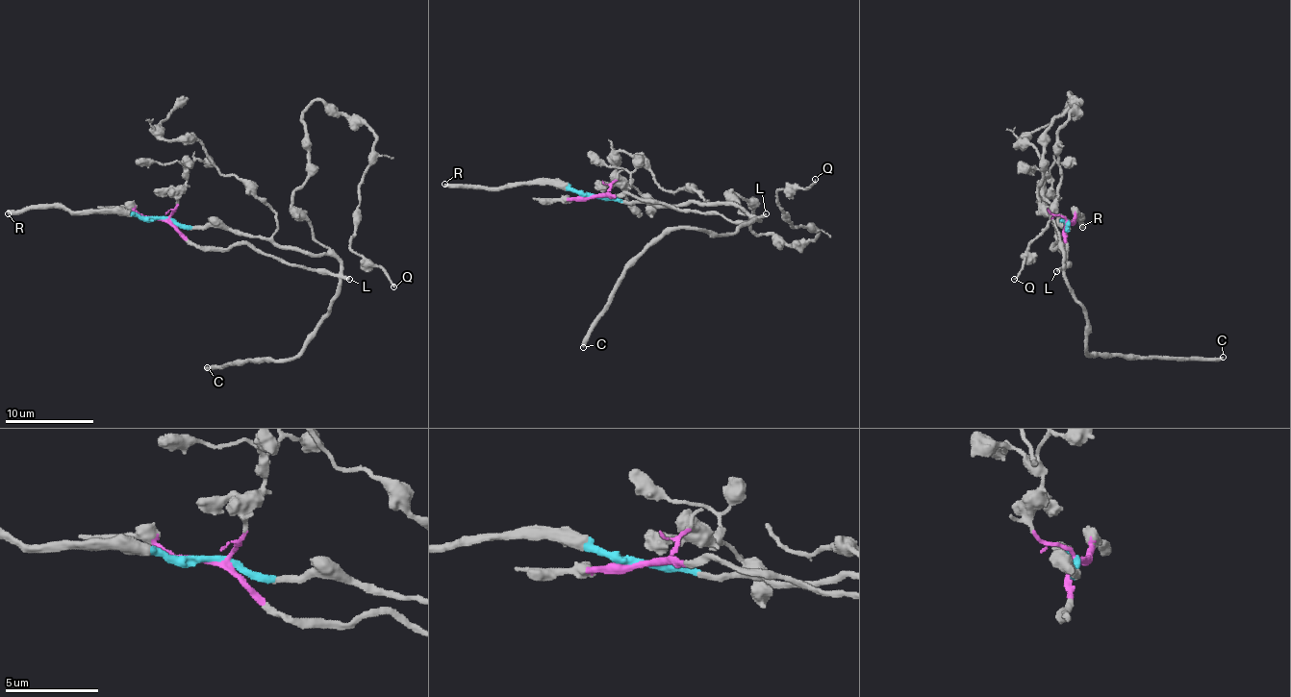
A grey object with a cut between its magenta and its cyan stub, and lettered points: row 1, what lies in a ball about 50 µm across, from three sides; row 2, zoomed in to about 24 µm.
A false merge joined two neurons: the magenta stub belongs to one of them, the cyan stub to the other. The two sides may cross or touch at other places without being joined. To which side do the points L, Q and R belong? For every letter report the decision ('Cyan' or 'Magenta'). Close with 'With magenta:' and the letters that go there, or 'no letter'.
L: Magenta
Q: Cyan
R: Cyan
With magenta: L

